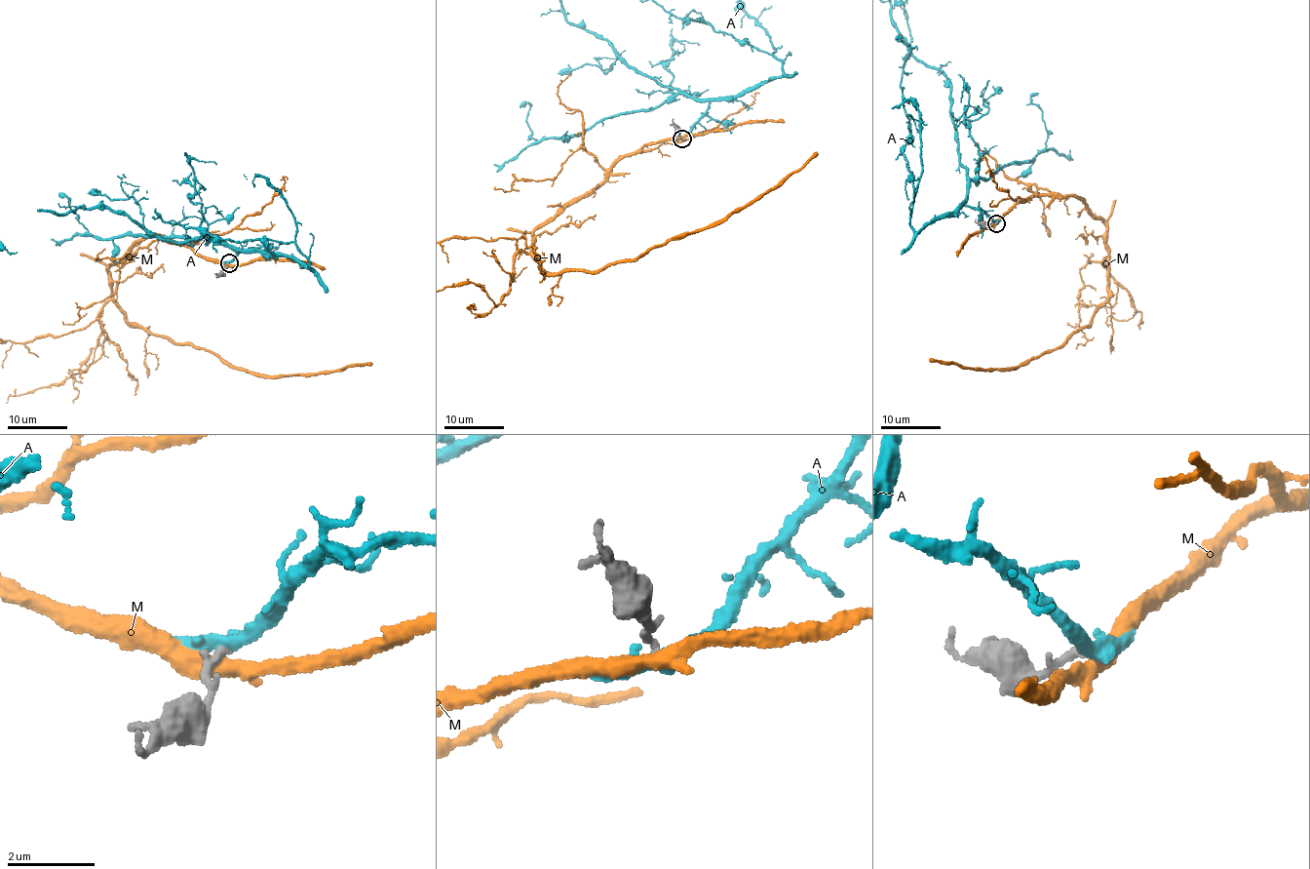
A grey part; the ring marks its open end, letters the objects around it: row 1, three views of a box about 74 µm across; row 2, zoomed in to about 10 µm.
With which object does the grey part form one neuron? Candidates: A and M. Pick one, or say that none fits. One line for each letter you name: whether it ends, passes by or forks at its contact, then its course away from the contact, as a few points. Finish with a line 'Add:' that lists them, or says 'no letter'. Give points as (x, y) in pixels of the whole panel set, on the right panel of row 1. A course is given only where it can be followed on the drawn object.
Add: no letter

